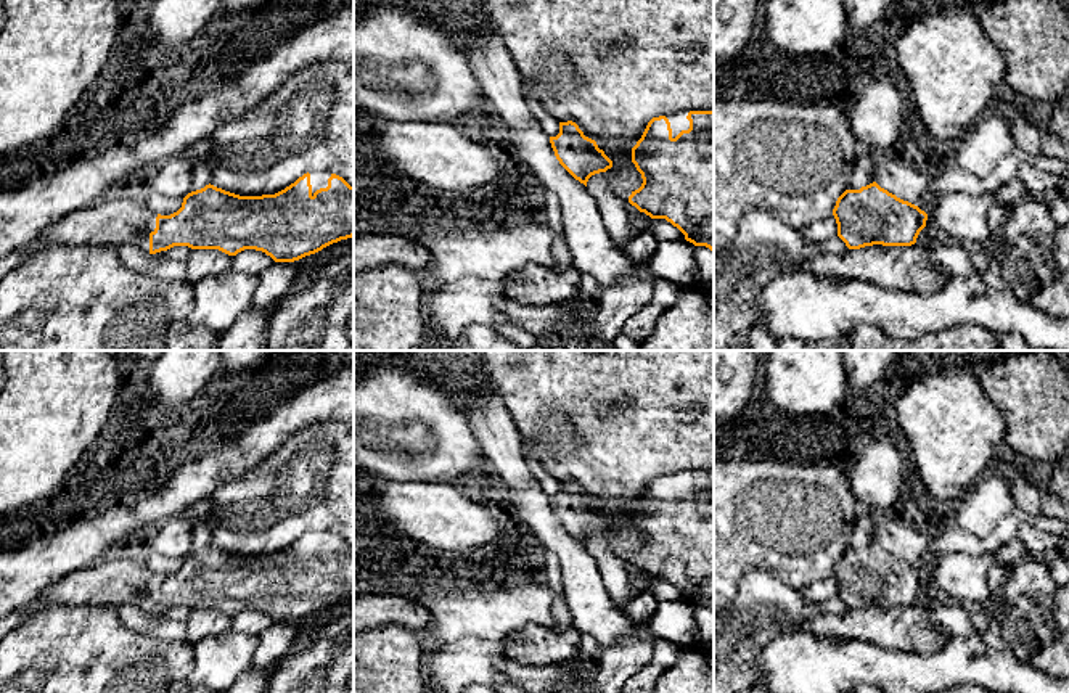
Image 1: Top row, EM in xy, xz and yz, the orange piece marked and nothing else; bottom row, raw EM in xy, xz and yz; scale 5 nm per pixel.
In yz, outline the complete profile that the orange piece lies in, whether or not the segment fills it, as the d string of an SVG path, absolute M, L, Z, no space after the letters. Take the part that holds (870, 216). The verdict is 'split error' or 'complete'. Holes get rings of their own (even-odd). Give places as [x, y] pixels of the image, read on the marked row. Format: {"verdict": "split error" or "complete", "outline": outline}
{"verdict": "complete", "outline": "M876 182L860 190L846 190L838 198L833 215L838 236L849 249L873 244L911 246L928 220L924 211Z"}

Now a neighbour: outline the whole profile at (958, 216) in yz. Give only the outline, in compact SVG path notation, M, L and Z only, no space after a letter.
M955 191L939 198L928 212L929 227L948 241L976 241L984 246L995 243L989 227L989 209L995 203L992 193Z

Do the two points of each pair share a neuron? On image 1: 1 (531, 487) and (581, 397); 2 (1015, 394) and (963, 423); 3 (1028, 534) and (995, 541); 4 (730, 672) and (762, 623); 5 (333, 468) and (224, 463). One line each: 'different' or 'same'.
1: different
2: different
3: different
4: same
5: different

